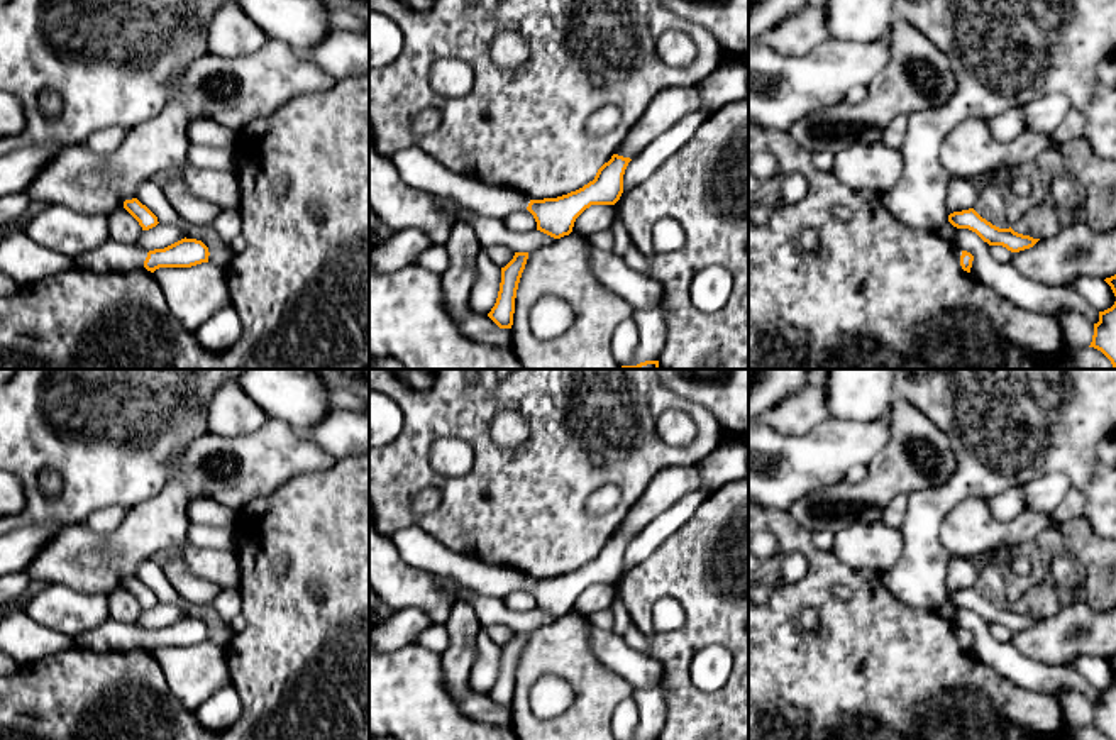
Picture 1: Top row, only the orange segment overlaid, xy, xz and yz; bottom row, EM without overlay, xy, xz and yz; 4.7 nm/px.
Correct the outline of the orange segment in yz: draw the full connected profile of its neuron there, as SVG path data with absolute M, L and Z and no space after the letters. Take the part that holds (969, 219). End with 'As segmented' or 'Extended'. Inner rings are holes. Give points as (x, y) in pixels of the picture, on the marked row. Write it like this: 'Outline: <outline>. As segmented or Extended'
Outline: M974 208L950 213L948 222L957 229L969 229L975 232L989 246L1003 246L1011 252L1030 249L1040 240L1018 234L1011 227L999 229L982 218Z. As segmented

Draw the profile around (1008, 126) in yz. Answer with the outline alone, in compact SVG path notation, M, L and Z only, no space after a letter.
M1013 107L992 119L986 120L991 134L1004 142L1016 141L1021 134L1026 132L1025 129L1025 117L1021 107Z

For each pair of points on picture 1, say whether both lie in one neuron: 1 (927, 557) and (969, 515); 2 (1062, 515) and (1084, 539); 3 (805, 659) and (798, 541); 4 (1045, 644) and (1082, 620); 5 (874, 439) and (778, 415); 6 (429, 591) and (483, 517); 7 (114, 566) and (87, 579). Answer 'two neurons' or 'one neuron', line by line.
1: two neurons
2: two neurons
3: one neuron
4: one neuron
5: two neurons
6: two neurons
7: one neuron

